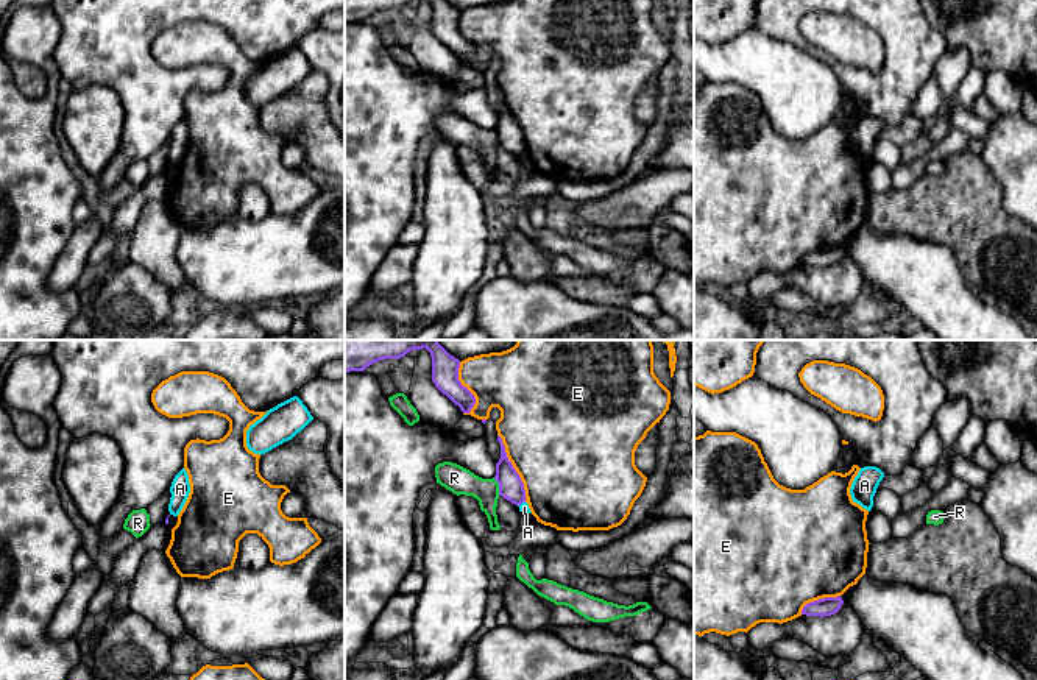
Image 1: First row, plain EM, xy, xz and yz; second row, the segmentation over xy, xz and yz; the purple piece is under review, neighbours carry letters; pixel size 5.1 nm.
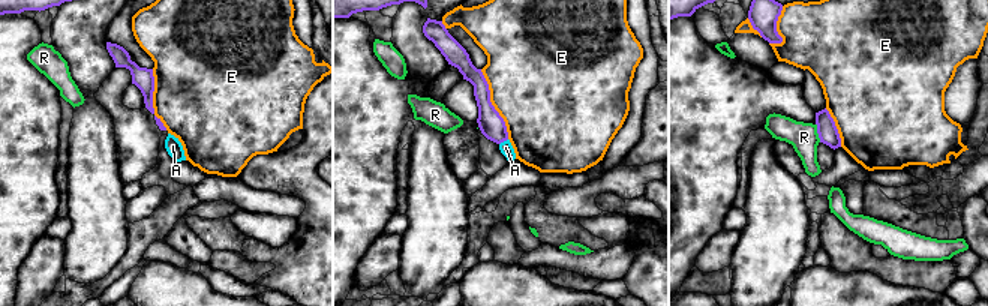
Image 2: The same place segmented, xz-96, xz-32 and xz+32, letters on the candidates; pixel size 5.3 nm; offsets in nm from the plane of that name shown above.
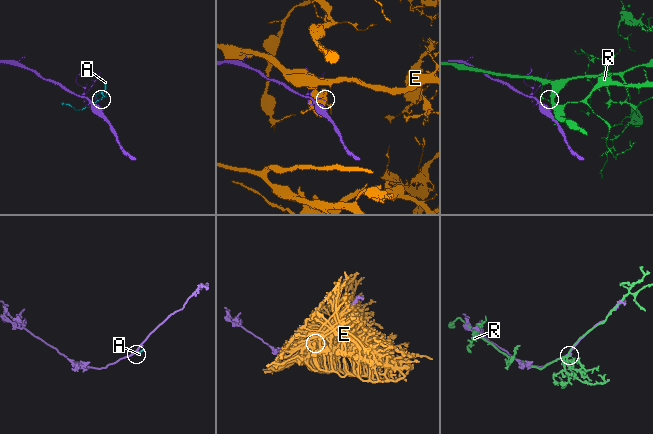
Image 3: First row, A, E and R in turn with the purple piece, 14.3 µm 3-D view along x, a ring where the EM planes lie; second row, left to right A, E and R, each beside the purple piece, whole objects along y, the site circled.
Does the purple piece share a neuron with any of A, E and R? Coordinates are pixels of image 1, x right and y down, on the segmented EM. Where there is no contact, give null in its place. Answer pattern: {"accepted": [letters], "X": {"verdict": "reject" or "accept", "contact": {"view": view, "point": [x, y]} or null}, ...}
{"accepted": [], "A": {"verdict": "reject", "contact": {"view": "xz", "point": [521, 502]}}, "E": {"verdict": "reject", "contact": {"view": "xz", "point": [513, 468]}}, "R": {"verdict": "reject", "contact": {"view": "xz", "point": [499, 487]}}}

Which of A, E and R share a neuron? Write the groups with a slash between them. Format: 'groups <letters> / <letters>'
groups A / E / R

